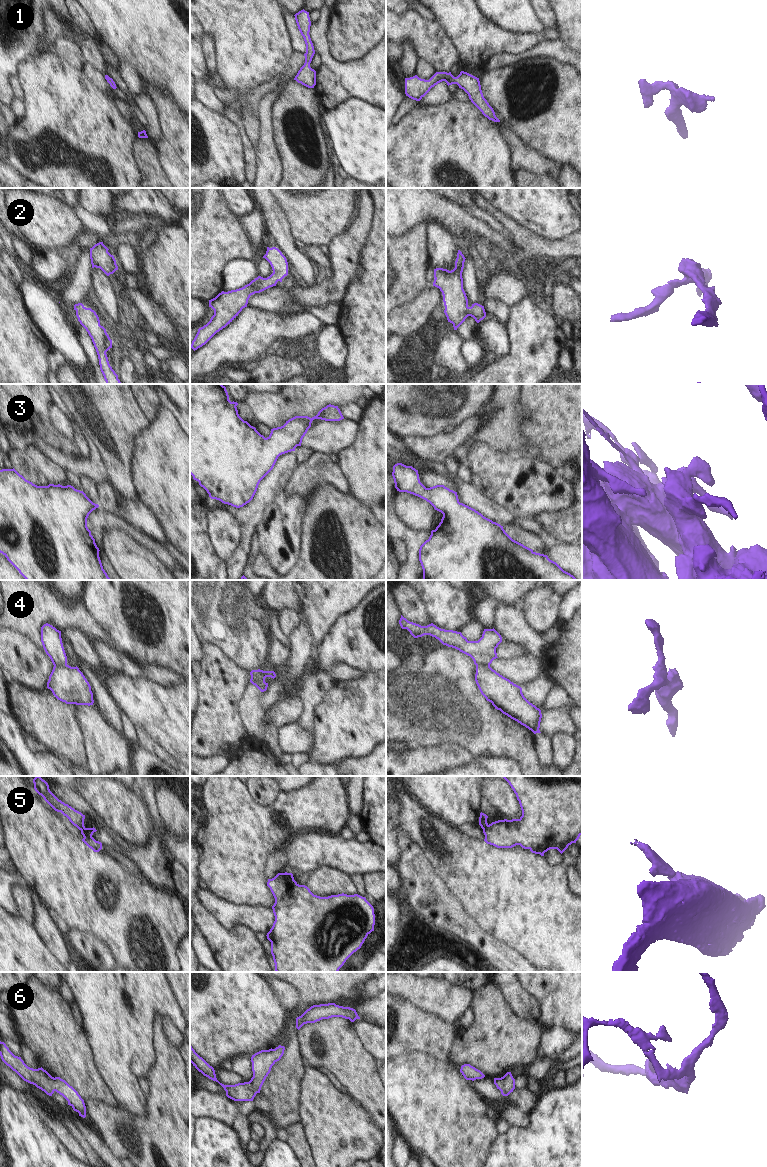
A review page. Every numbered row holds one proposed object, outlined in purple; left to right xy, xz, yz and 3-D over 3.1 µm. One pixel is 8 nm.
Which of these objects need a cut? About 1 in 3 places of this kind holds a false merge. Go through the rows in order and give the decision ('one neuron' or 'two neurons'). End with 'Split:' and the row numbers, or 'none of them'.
1: one neuron
2: one neuron
3: one neuron
4: two neurons
5: two neurons
6: one neuron
Split: 4, 5

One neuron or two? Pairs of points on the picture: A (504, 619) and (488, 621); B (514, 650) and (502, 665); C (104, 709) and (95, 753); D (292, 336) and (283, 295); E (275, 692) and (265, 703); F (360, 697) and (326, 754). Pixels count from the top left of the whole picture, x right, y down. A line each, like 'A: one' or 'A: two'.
A: two
B: two
C: two
D: two
E: one
F: one

